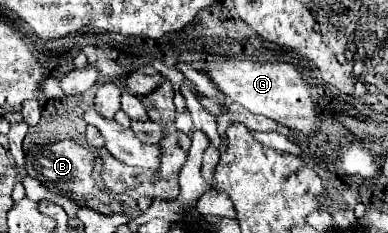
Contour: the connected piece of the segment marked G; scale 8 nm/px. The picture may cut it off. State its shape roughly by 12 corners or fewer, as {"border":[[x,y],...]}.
{"border":[[228,59],[208,77],[250,113],[310,135],[320,119],[298,68]]}

